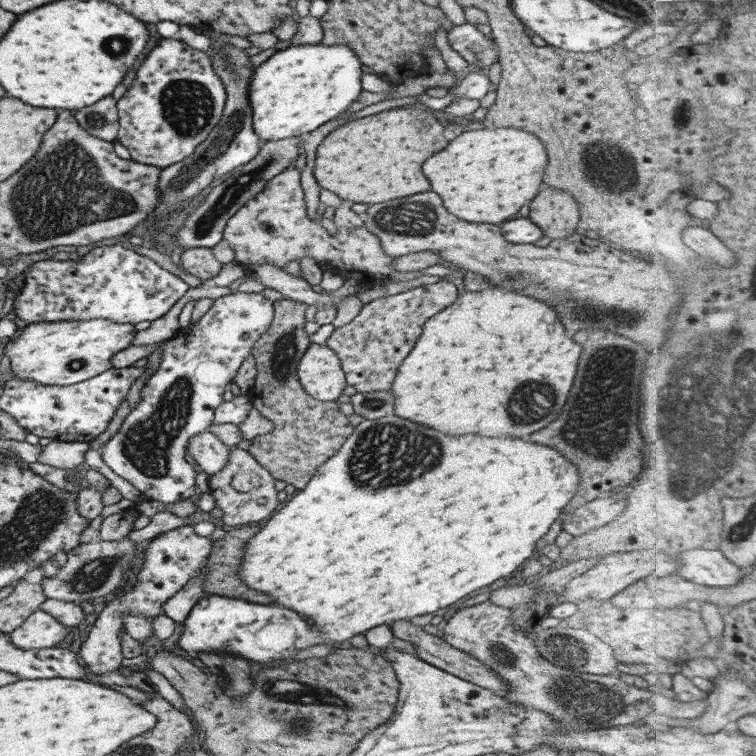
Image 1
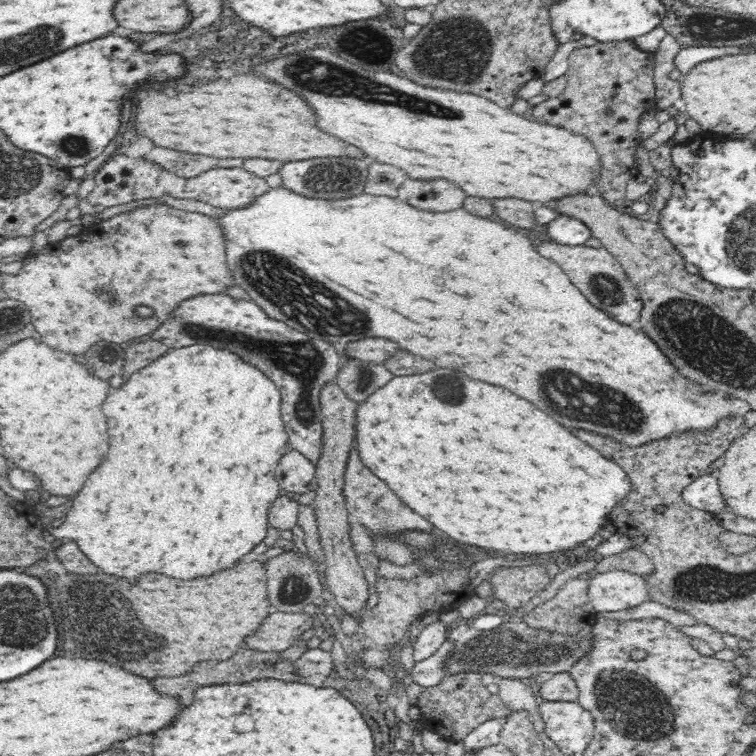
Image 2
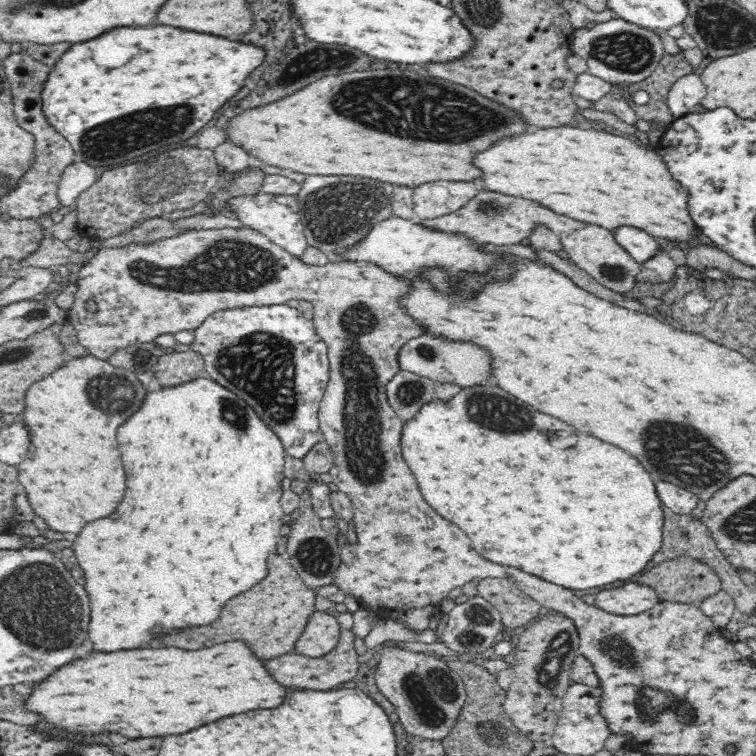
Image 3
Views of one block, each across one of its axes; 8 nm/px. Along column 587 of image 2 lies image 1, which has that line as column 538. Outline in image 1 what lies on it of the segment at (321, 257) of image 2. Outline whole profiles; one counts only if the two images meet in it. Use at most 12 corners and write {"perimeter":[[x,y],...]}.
{"perimeter":[[459,293],[398,366],[394,415],[518,436],[582,346],[546,302]]}

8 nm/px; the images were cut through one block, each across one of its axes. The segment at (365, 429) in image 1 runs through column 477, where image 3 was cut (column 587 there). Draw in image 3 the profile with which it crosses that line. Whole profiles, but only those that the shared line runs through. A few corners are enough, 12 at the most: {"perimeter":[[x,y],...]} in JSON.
{"perimeter":[[498,386],[400,442],[474,550],[572,591],[664,546],[634,456]]}

